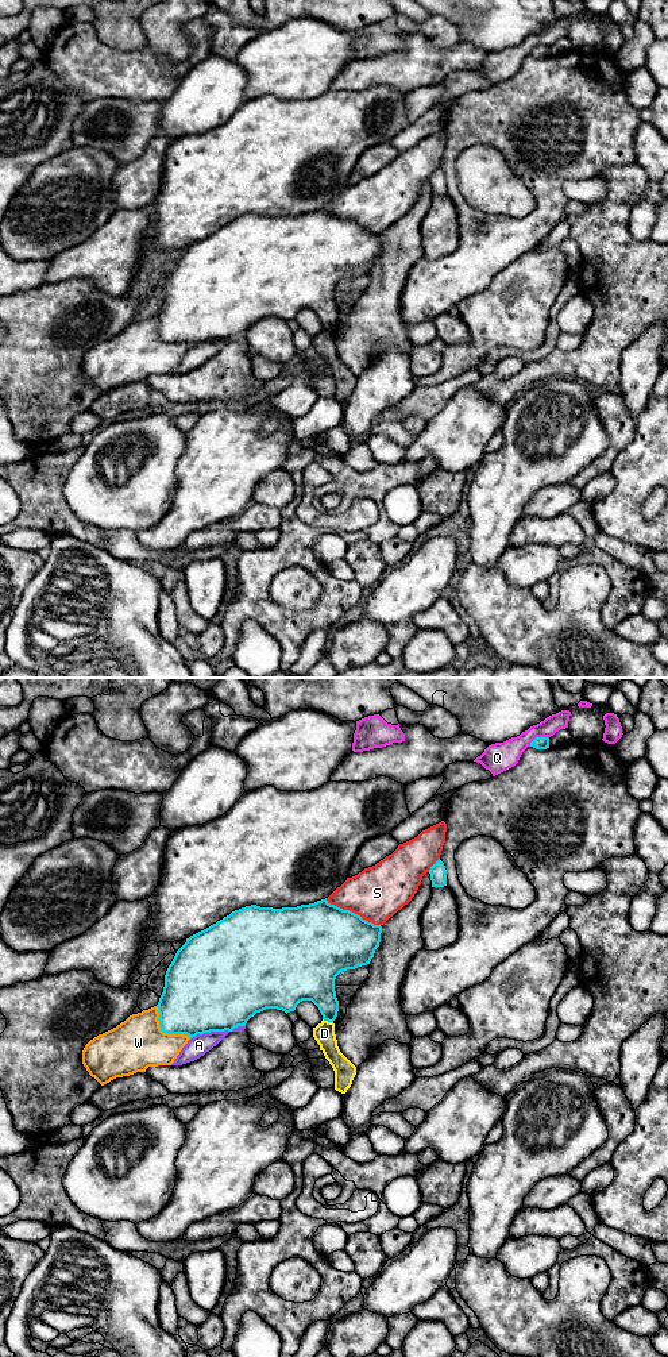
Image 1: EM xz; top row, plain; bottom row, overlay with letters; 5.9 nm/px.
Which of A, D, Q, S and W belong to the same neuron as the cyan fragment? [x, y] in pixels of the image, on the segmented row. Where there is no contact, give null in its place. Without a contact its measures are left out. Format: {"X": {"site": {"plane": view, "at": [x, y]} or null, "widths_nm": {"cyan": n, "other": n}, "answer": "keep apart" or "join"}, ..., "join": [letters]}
{"A": {"site": {"plane": "xz", "at": [209, 1032]}, "widths_nm": {"cyan": 500, "other": 120}, "answer": "keep apart"}, "D": {"site": {"plane": "xz", "at": [328, 1021]}, "widths_nm": {"cyan": 220, "other": 130}, "answer": "keep apart"}, "Q": {"site": {"plane": "xz", "at": [537, 737]}, "widths_nm": {"cyan": 80, "other": 170}, "answer": "keep apart"}, "S": {"site": {"plane": "xz", "at": [351, 912]}, "widths_nm": {"cyan": 460, "other": 320}, "answer": "keep apart"}, "W": {"site": {"plane": "xz", "at": [163, 1032]}, "widths_nm": {"cyan": 380, "other": 320}, "answer": "keep apart"}, "join": []}

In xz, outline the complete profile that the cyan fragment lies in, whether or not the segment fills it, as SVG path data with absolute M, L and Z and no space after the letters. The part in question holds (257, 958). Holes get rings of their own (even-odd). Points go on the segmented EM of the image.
M327 898L297 907L246 906L209 928L190 936L177 951L165 975L163 992L158 1002L159 1028L169 1034L190 1038L211 1032L232 1032L266 1009L294 1011L302 1001L312 1001L323 1019L333 1022L339 1011L335 991L336 976L347 969L370 964L381 942L382 926L360 915L331 905Z

